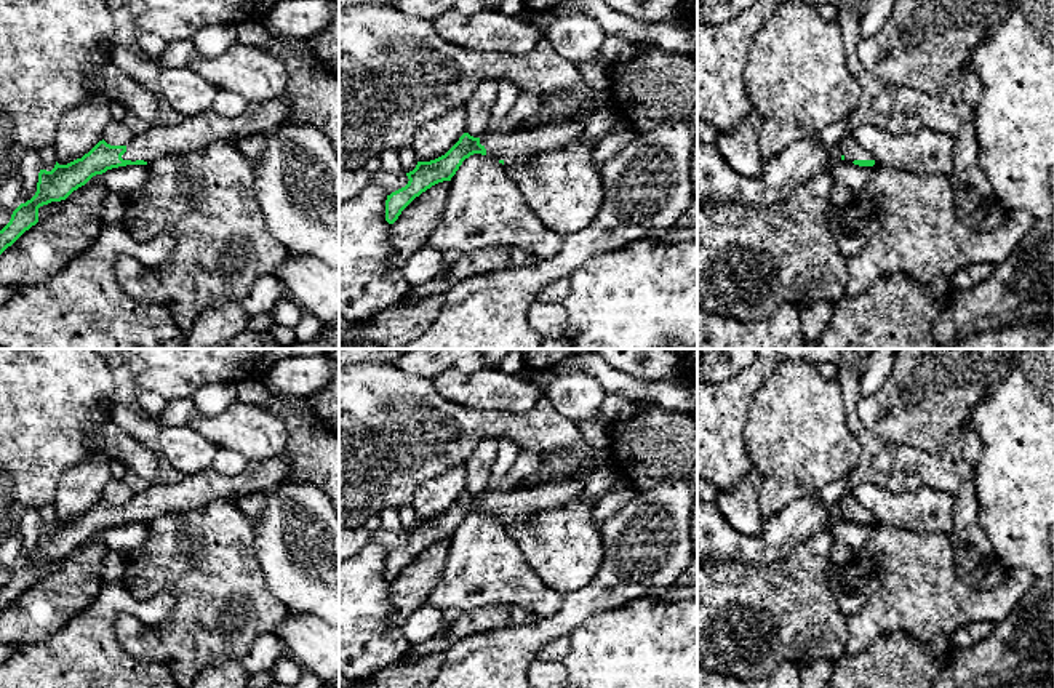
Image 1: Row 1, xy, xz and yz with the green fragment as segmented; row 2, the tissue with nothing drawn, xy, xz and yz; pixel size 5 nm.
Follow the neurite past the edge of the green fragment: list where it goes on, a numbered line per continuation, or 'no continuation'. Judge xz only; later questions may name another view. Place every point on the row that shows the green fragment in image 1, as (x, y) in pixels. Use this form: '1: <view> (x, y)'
1: xz (520, 144)

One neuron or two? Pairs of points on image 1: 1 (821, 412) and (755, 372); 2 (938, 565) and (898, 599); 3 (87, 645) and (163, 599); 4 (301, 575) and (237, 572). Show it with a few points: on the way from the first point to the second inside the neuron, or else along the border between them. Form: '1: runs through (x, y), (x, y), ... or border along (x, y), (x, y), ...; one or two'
1: border along (779, 365), (755, 391), (749, 410); two
2: runs through (928, 568), (907, 589); one
3: runs through (101, 624), (119, 607), (143, 607); one
4: border along (253, 536), (253, 551), (264, 583), (285, 604); two

